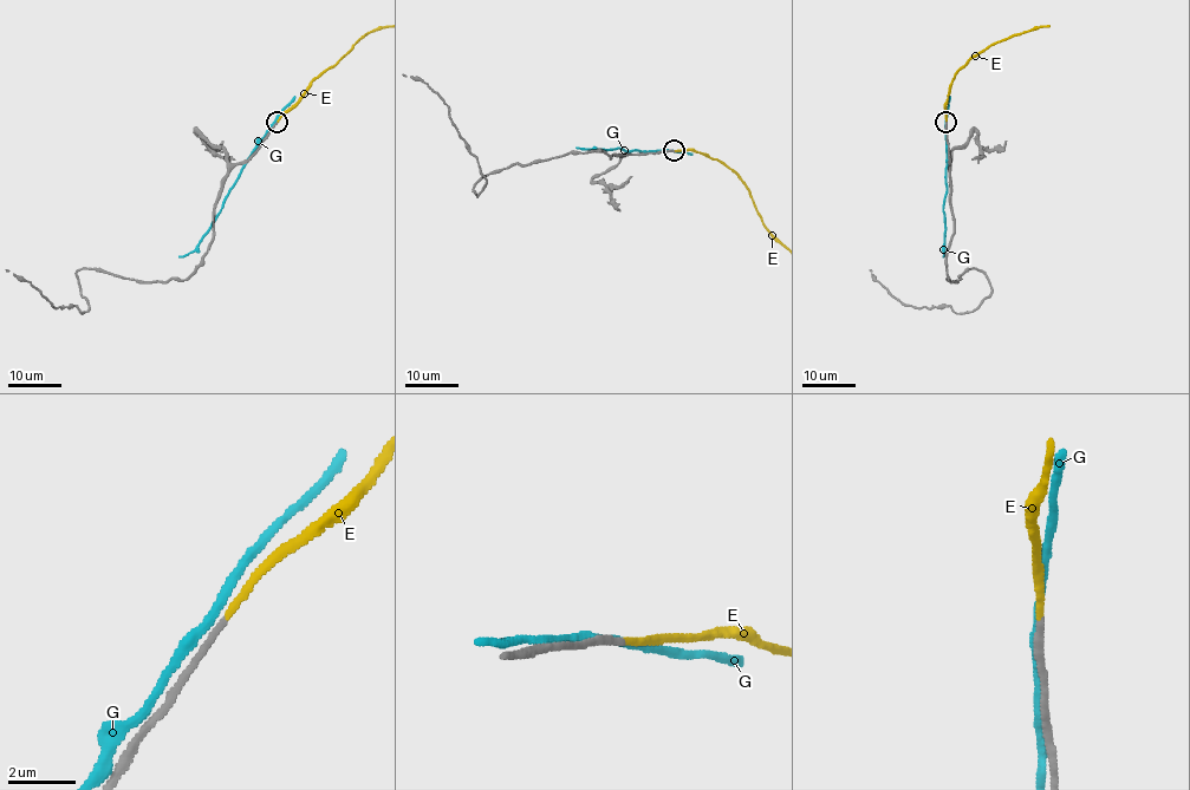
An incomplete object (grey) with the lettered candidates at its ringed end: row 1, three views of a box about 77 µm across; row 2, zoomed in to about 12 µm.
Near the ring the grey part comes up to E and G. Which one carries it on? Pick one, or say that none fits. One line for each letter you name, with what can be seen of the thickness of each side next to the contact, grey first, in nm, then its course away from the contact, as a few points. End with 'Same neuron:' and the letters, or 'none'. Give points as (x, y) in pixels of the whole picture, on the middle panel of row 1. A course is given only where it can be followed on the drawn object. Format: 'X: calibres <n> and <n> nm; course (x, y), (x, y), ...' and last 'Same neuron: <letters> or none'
E: calibres 200 and 190 nm
Same neuron: E

